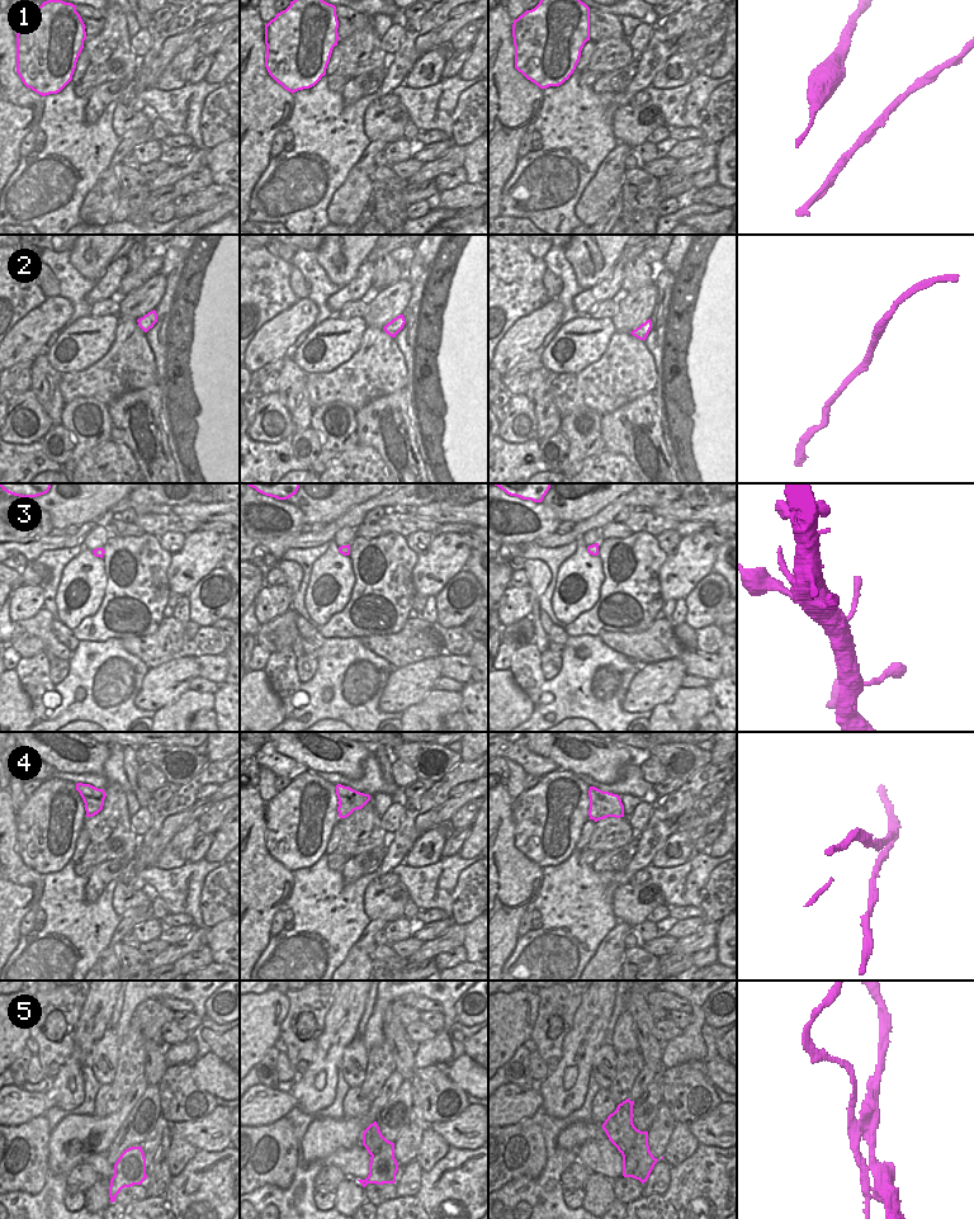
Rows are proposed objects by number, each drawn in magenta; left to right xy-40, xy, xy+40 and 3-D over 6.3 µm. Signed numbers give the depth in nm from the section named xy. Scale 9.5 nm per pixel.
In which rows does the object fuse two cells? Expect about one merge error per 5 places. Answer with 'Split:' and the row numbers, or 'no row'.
Split: 4, 5

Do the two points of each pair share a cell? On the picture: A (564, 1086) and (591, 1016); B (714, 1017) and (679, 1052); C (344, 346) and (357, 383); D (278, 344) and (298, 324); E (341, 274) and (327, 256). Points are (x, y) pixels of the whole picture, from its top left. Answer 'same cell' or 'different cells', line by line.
A: same cell
B: different cells
C: different cells
D: same cell
E: same cell

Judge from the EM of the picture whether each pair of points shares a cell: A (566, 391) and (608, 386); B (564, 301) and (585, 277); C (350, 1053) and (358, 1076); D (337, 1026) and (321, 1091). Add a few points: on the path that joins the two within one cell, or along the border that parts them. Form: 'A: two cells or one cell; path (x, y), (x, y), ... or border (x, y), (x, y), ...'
A: one cell; path (576, 391), (597, 387)
B: two cells; border (566, 258), (577, 284), (582, 289)
C: one cell; path (353, 1058), (354, 1071)
D: one cell; path (332, 1043), (321, 1075)

